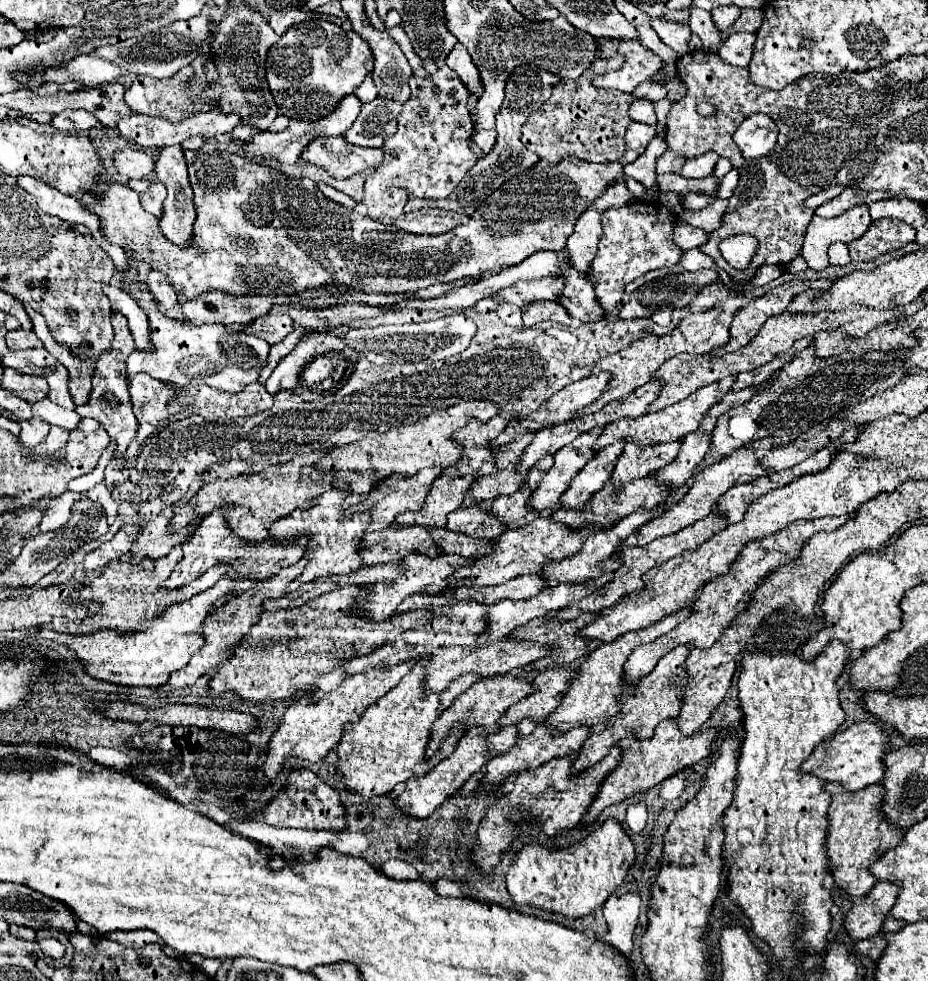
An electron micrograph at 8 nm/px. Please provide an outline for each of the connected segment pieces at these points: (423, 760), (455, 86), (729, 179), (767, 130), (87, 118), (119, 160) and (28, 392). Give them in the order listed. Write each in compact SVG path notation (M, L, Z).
M414 664L396 688L392 688L386 696L378 700L378 704L370 706L362 714L358 724L344 724L344 734L336 746L336 768L342 772L342 784L348 792L358 794L364 800L390 794L408 778L428 774L430 768L434 768L438 762L450 756L450 752L454 752L458 740L462 738L462 726L454 728L454 736L450 736L450 740L442 744L442 752L438 752L438 756L424 756L434 720L446 708L450 708L470 684L476 682L474 676L462 676L462 680L454 680L454 684L446 688L446 692L440 692L438 696L426 696L426 700L418 696L418 680L422 680L422 664Z
M422 60L422 68L428 76L410 76L408 84L412 96L402 104L398 130L396 134L386 136L382 146L384 160L366 176L364 204L372 220L398 218L410 198L448 198L478 160L468 148L468 140L474 132L466 106L470 96L468 88L444 60Z
M730 170L730 172L720 180L720 184L718 184L718 192L716 192L716 198L724 198L724 200L728 200L728 198L732 196L736 184L738 184L738 176L740 176L738 170Z
M752 114L748 116L736 130L734 142L742 150L746 160L760 158L768 154L776 146L778 128L766 114Z
M64 110L64 112L60 112L60 114L54 116L52 124L60 132L92 130L92 128L100 126L100 122L94 120L94 116L90 112L86 112L86 110Z
M122 148L112 154L114 166L122 178L146 178L154 170L154 160L142 150Z
M8 367L4 368L1 386L30 404L46 398L49 390L46 380L42 380L40 376L20 374Z

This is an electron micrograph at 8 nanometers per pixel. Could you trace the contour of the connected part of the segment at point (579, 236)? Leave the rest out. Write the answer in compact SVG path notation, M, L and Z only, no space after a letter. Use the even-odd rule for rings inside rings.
M590 206L576 220L574 232L572 232L572 236L568 238L568 244L566 244L572 268L578 268L578 270L590 268L590 262L594 260L598 251L600 236L602 236L600 214L594 206Z

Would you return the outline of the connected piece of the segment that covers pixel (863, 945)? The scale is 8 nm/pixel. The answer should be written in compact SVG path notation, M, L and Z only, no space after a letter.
M876 934L874 938L870 940L860 940L854 944L854 952L856 954L864 954L868 956L870 960L878 960L878 956L882 954L882 948L884 948L884 934Z

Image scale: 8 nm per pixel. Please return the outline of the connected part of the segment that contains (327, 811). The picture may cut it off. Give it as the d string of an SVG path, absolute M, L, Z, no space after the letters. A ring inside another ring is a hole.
M293 768L289 772L288 788L276 794L272 802L262 806L252 814L252 818L264 820L276 828L306 828L306 830L342 830L344 828L344 806L340 804L340 796L334 788L324 784L312 771ZM270 804L276 804L276 810L268 810Z

